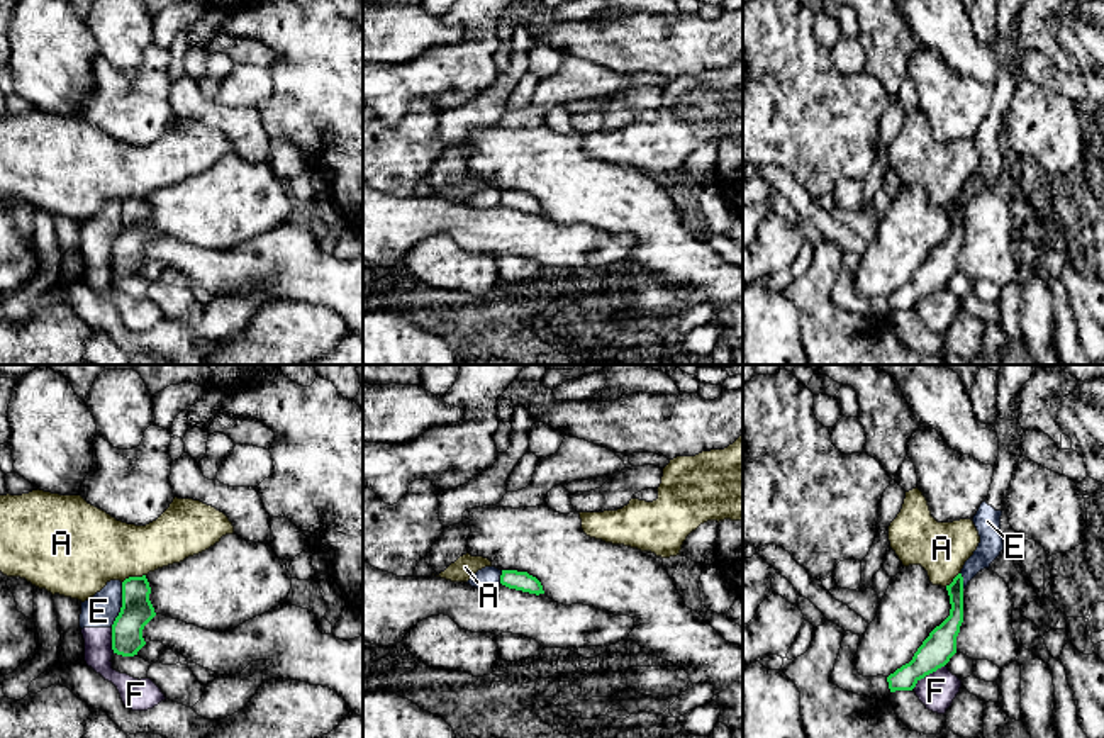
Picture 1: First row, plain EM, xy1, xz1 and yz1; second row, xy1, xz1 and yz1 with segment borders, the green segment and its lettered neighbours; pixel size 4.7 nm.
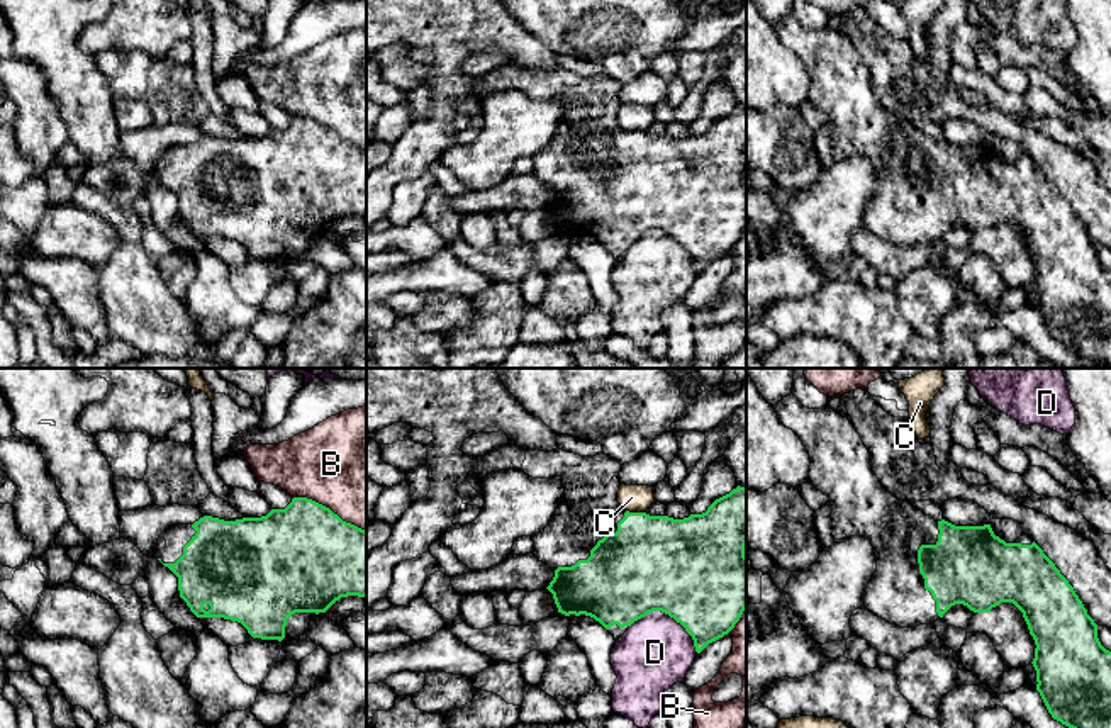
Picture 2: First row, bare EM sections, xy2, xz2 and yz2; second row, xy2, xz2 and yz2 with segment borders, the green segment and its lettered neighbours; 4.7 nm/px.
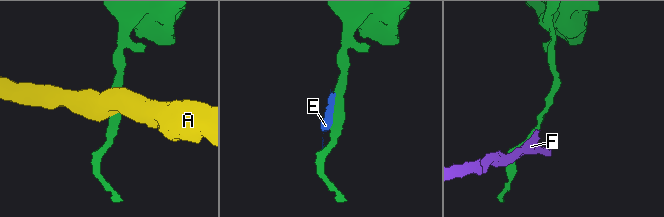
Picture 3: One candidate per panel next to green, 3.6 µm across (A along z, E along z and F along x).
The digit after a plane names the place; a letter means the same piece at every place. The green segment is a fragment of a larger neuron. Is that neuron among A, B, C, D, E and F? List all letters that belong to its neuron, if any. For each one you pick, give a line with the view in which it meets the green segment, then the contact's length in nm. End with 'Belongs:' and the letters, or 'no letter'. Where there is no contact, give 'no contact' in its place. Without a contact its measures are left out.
Belongs: no letter

